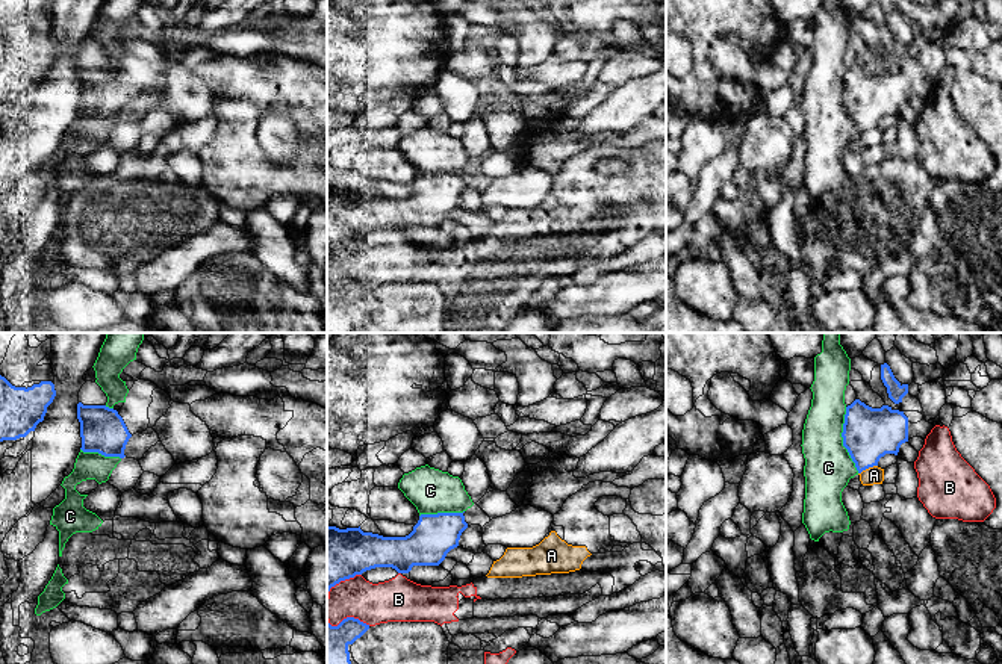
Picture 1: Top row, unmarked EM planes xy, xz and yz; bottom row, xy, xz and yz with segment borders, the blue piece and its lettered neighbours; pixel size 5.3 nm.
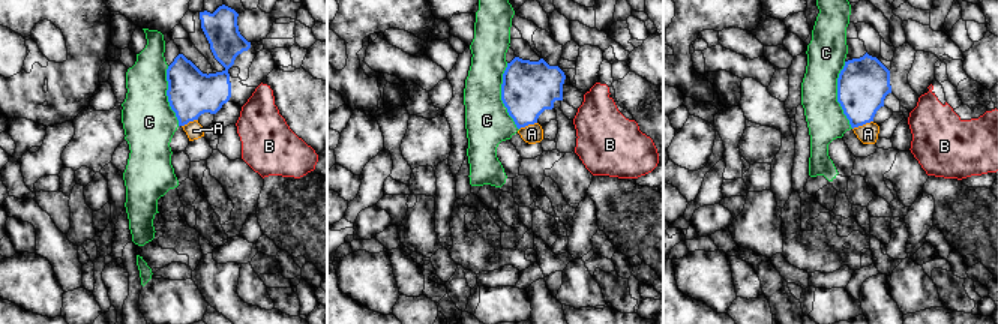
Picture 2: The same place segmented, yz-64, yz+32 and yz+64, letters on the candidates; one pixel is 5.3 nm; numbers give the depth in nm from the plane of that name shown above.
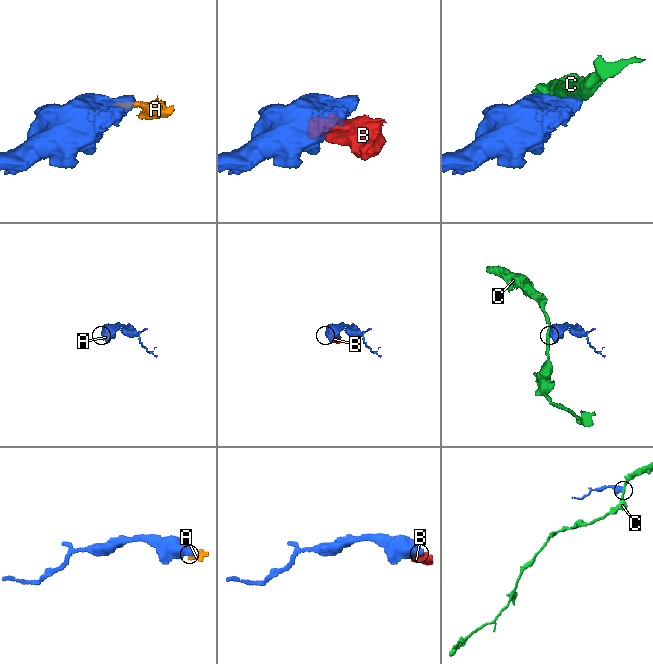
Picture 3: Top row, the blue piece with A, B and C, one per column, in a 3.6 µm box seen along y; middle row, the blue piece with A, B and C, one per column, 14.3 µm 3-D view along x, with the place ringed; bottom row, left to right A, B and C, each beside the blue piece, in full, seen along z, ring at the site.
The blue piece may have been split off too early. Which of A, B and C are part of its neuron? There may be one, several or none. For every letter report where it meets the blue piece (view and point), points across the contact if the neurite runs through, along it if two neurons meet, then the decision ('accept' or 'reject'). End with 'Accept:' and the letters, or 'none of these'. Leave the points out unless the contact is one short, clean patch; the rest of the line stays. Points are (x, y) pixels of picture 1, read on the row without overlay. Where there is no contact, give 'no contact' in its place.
A: meets blue in yz at (868, 129); border along yz (877, 126), (858, 135); reject
B: meets blue in xz at (347, 279); reject
C: meets blue in yz at (843, 102); border along yz (845, 68), (842, 106), (858, 133); reject
Accept: none of these

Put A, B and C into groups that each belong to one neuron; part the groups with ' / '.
A B / C

